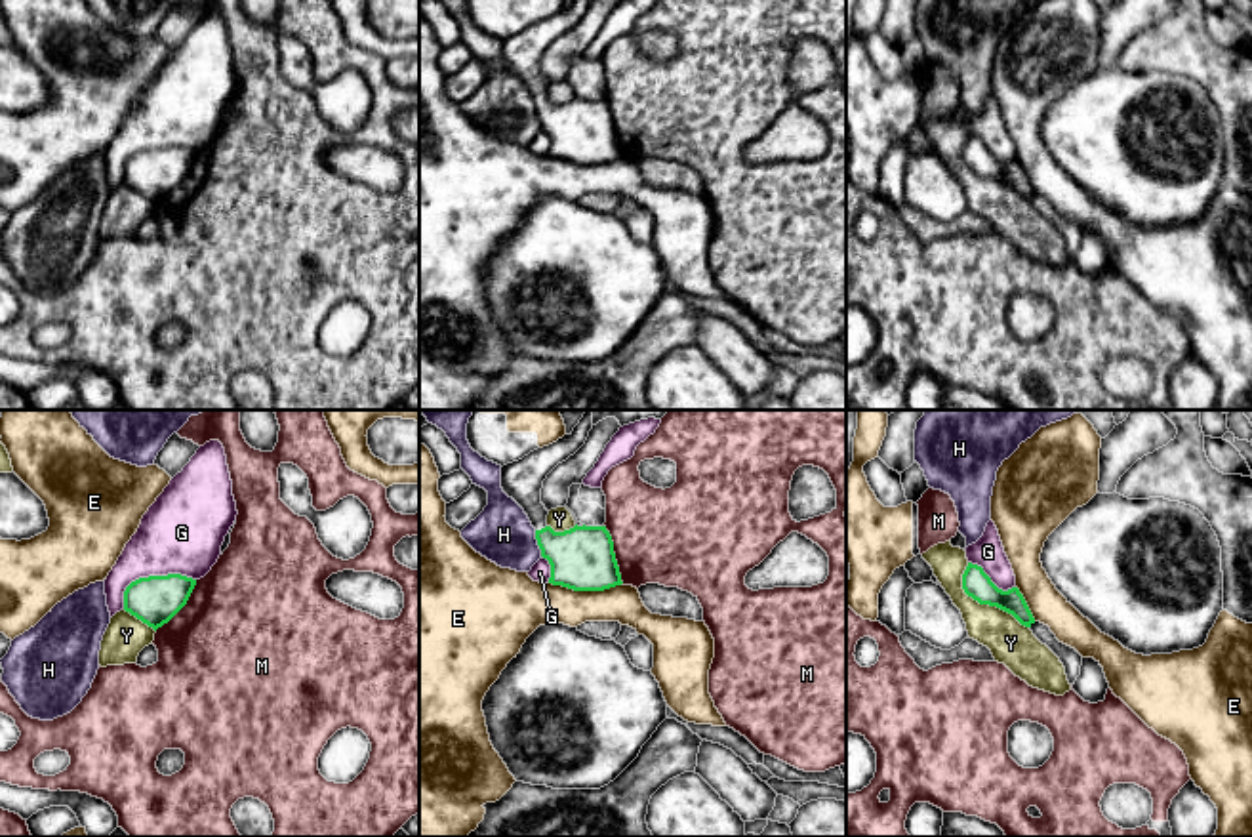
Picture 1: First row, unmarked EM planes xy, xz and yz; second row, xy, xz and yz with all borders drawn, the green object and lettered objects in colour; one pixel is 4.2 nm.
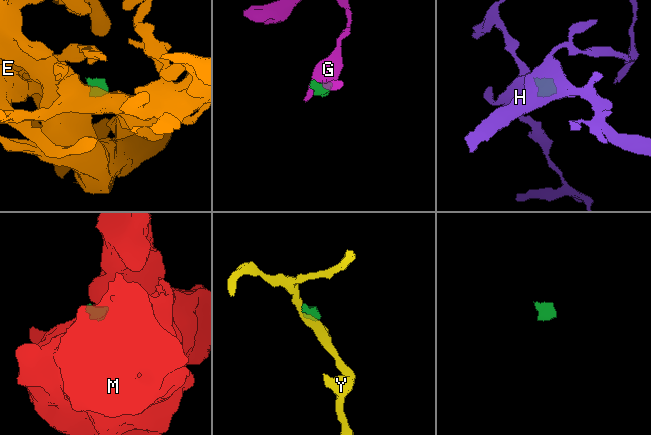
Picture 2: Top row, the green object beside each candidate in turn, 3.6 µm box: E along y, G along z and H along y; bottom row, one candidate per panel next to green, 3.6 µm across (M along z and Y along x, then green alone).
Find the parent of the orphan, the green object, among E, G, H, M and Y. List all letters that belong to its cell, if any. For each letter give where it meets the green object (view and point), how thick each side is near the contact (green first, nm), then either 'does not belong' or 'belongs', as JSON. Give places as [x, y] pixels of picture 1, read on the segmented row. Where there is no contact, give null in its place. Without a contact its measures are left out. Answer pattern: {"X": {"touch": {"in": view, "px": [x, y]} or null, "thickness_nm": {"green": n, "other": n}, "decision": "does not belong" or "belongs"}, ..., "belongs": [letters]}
{"E": {"touch": {"in": "xz", "px": [585, 590]}, "thickness_nm": {"green": 260, "other": 200}, "decision": "does not belong"}, "G": {"touch": {"in": "xy", "px": [149, 576]}, "thickness_nm": {"green": 200, "other": 340}, "decision": "does not belong"}, "H": {"touch": {"in": "xz", "px": [538, 544]}, "thickness_nm": {"green": 260, "other": 240}, "decision": "does not belong"}, "M": {"touch": {"in": "xz", "px": [614, 553]}, "thickness_nm": {"green": 260, "other": 400}, "decision": "does not belong"}, "Y": {"touch": {"in": "yz", "px": [982, 603]}, "thickness_nm": {"green": 120, "other": 190}, "decision": "does not belong"}, "belongs": []}

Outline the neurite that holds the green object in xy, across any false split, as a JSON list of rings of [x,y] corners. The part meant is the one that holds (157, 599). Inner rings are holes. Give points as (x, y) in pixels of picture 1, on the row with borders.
[[[181,574],[139,578],[124,591],[124,610],[156,631],[187,604],[194,585]]]

